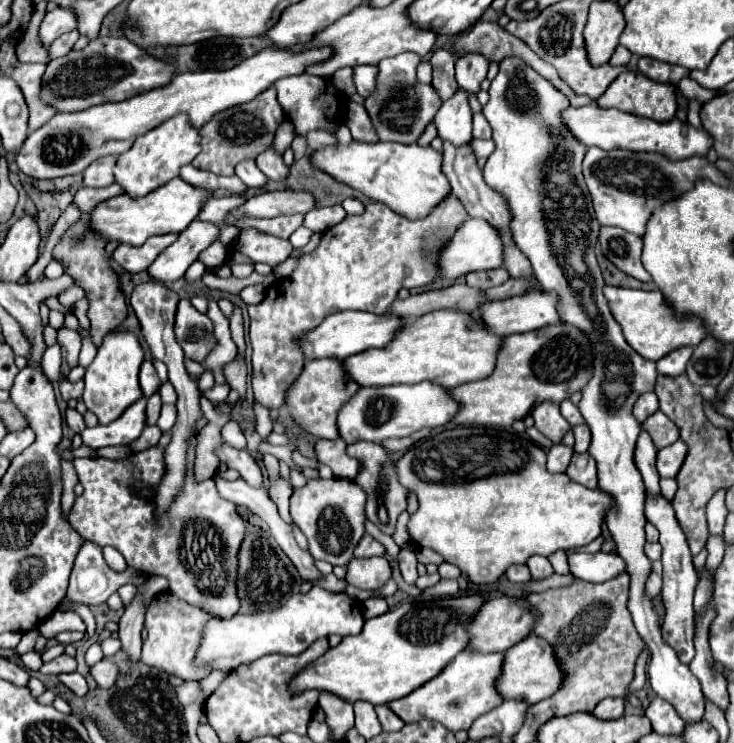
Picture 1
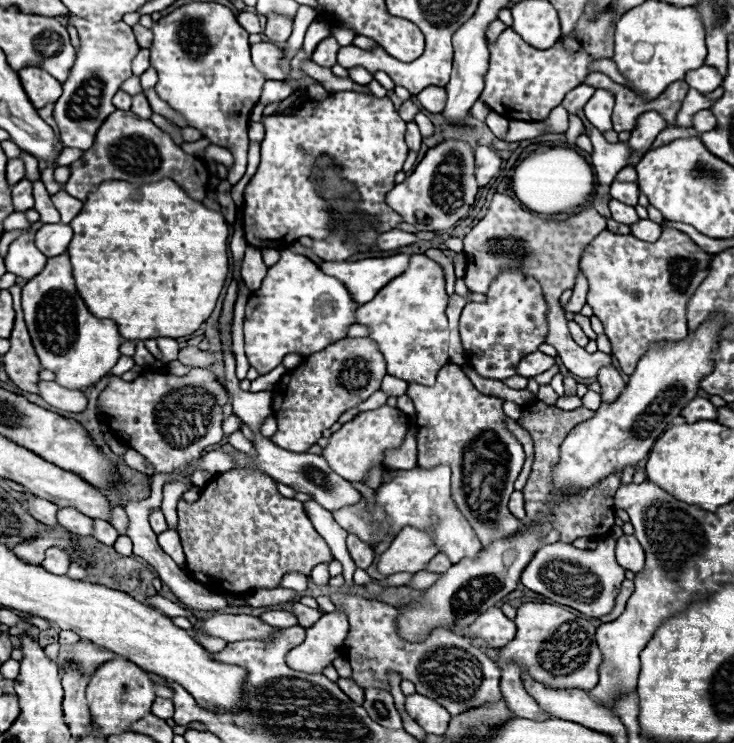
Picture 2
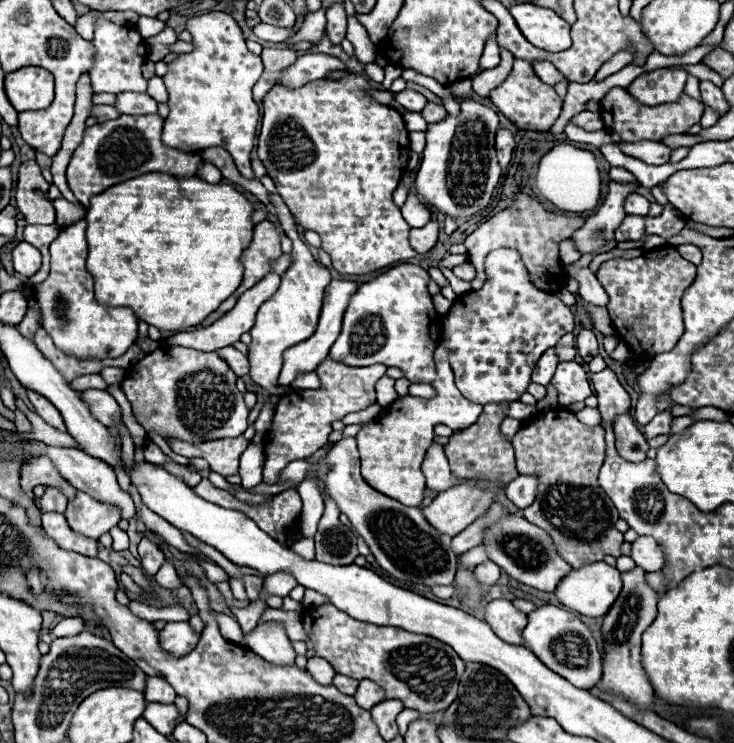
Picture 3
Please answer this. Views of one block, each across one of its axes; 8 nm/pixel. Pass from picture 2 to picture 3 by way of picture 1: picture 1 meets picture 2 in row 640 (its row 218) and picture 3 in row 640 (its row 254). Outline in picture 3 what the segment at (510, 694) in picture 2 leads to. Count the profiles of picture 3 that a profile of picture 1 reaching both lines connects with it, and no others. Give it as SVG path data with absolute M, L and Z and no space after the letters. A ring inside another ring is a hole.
M546 604L528 614L528 626L524 628L526 646L556 674L566 678L578 688L594 686L602 678L602 656L598 652L596 640L588 626L576 618L572 612L558 606Z

